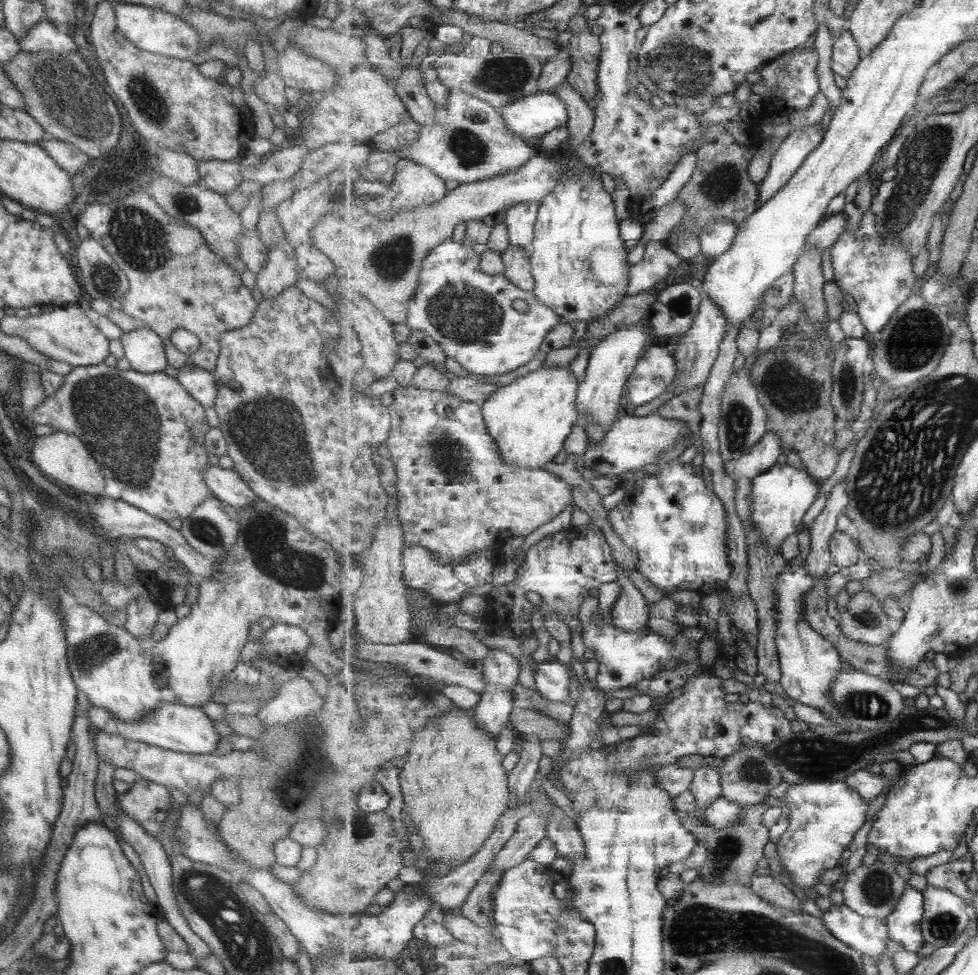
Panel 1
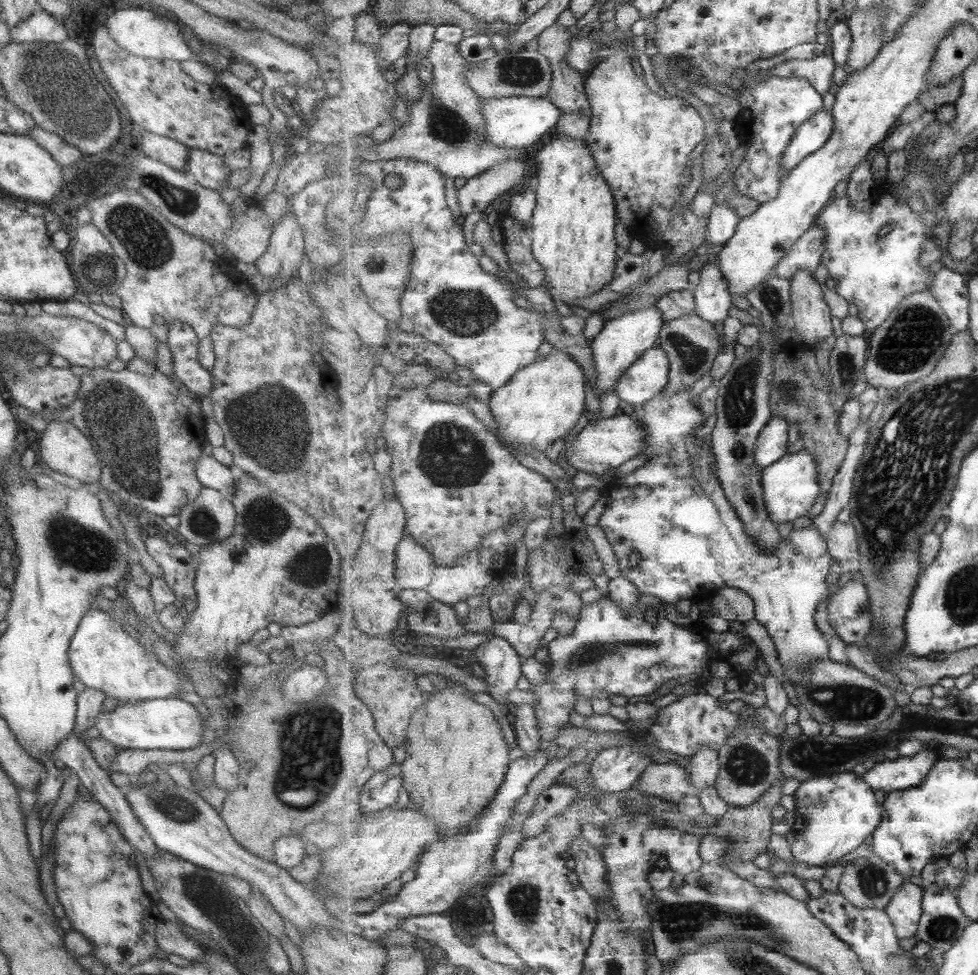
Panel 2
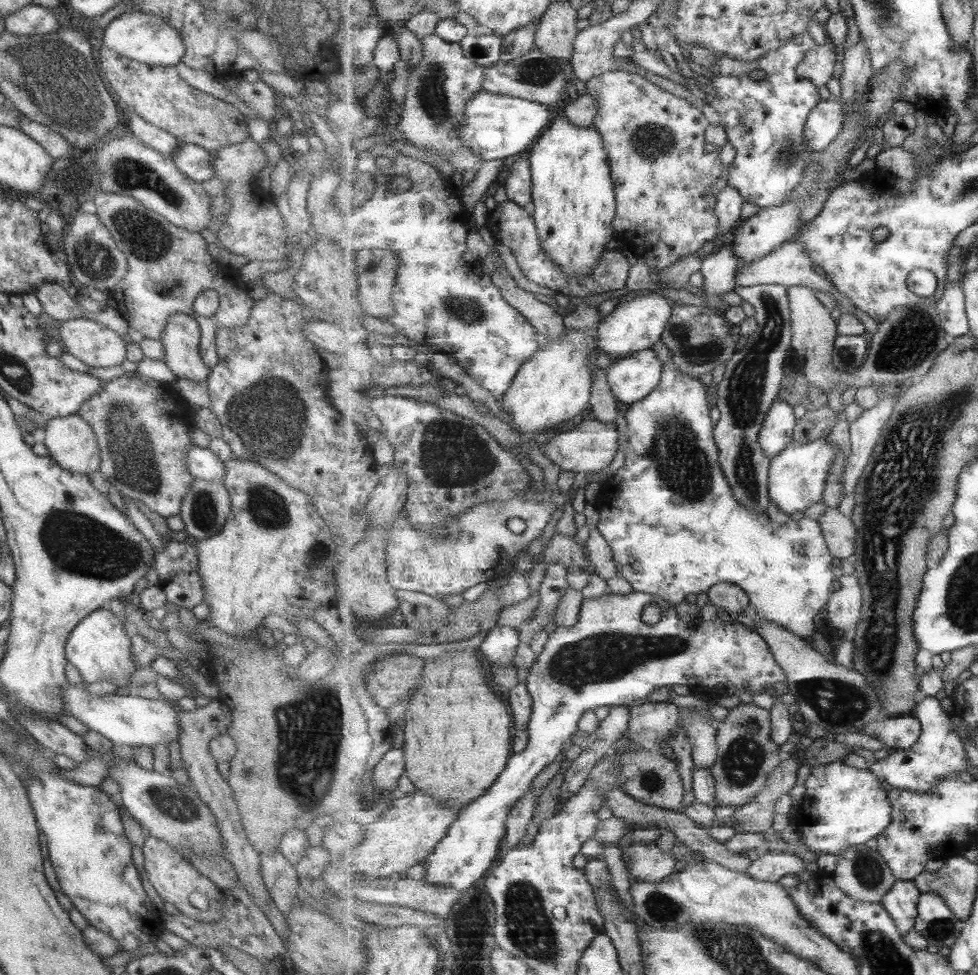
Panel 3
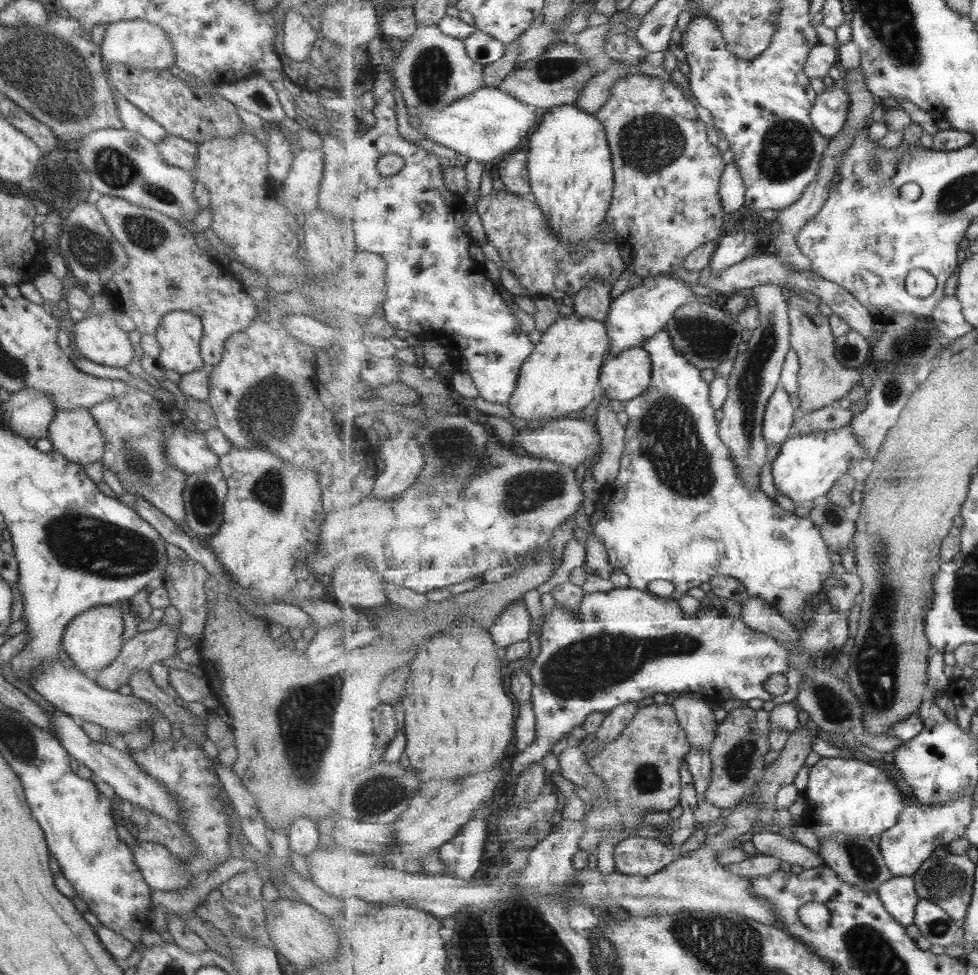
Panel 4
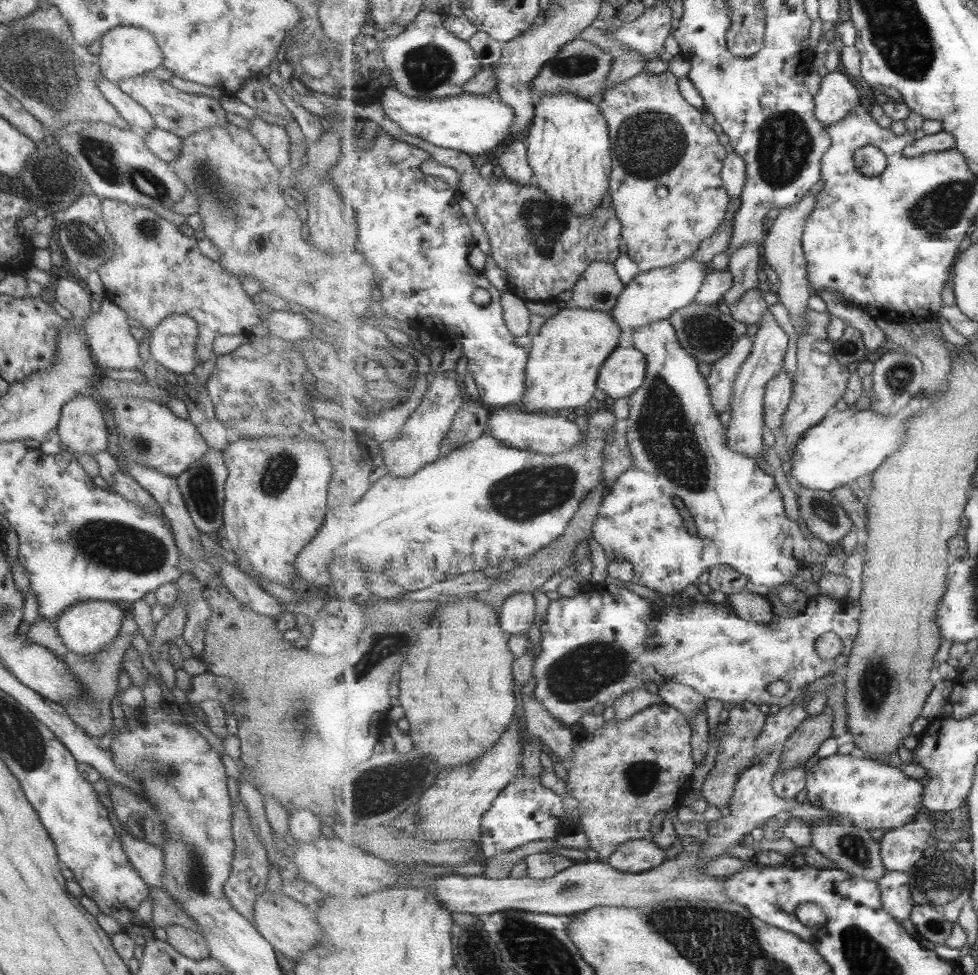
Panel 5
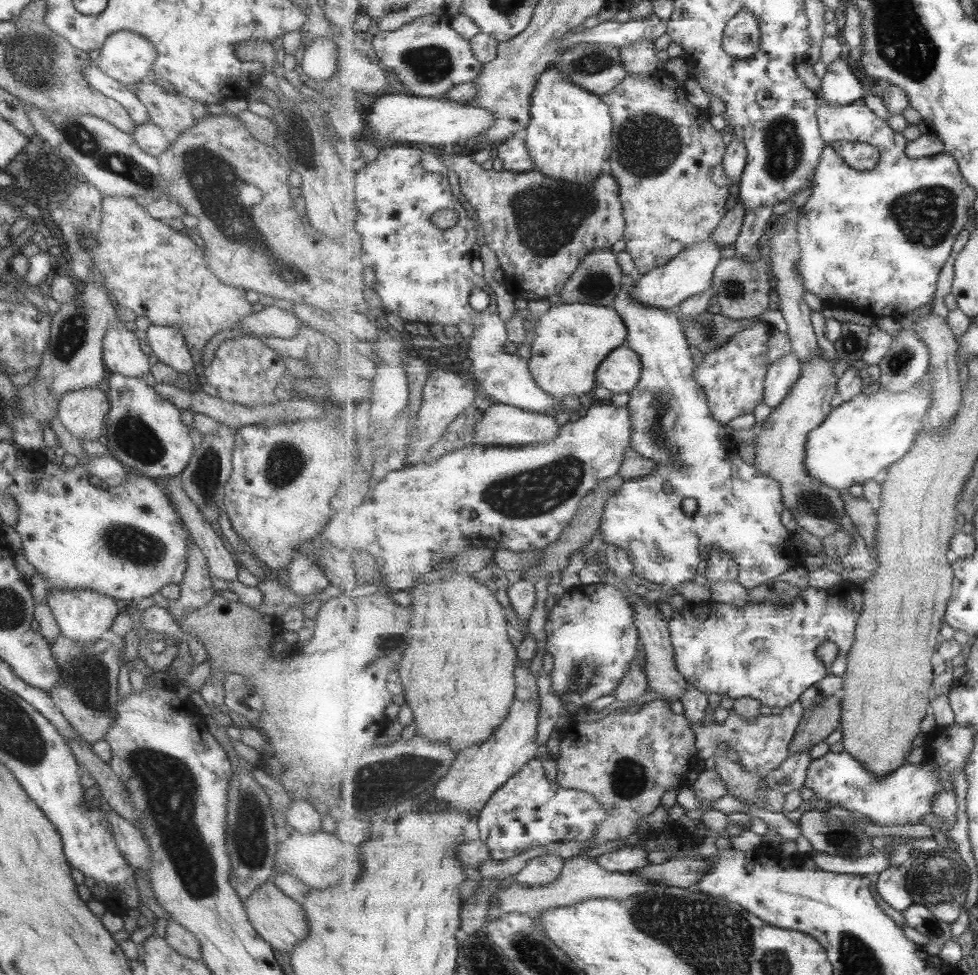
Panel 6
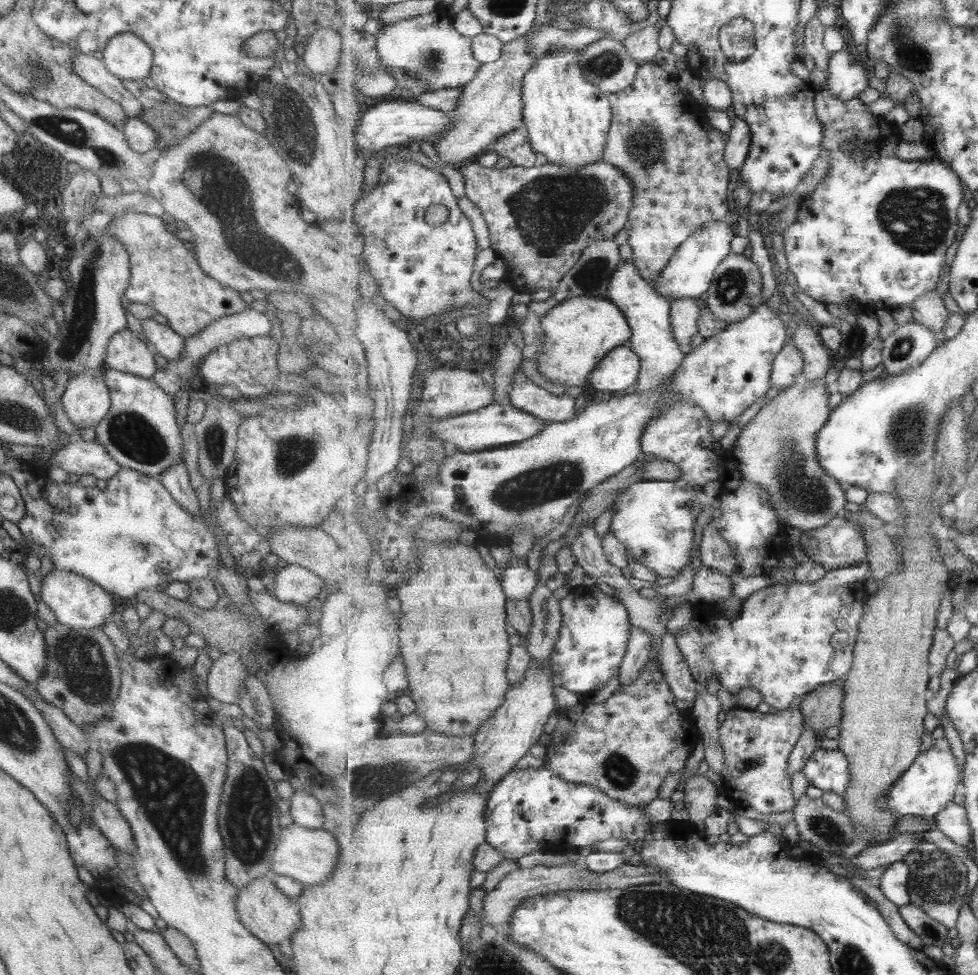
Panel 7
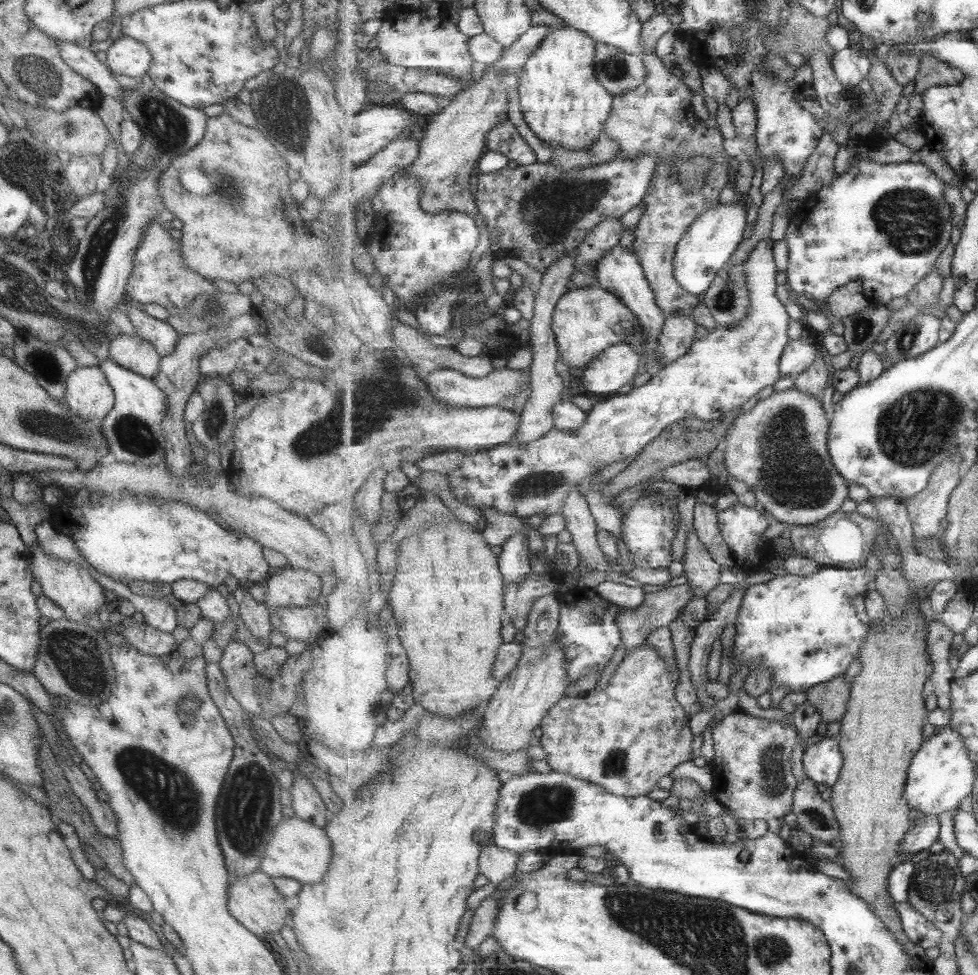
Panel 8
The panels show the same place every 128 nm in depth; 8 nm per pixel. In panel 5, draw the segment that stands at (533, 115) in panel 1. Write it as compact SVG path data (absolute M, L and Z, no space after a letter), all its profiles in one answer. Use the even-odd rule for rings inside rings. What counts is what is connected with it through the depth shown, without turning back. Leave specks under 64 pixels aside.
M395 86L385 89L380 102L385 115L396 122L407 134L427 140L437 147L466 152L473 156L485 155L501 146L515 126L514 109L501 100L497 91L489 95L463 93L442 99L415 99L403 94Z

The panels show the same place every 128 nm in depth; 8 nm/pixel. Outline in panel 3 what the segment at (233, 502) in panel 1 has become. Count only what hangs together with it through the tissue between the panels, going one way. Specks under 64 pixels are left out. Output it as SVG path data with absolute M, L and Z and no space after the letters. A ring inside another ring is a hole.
M190 444L185 452L187 470L195 479L219 481L225 475L225 464L208 448Z

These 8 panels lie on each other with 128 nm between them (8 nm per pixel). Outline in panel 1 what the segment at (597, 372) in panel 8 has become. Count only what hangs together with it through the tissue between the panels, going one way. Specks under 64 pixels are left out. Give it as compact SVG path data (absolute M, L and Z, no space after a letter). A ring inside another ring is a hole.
M649 346L626 386L626 399L635 406L649 404L673 384L677 378L677 363L667 346Z

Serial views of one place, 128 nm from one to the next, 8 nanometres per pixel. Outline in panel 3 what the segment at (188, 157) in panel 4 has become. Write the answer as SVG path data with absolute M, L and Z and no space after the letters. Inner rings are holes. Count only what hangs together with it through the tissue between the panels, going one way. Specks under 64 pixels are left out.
M179 142L171 159L187 178L195 182L200 183L213 177L209 151L196 144Z

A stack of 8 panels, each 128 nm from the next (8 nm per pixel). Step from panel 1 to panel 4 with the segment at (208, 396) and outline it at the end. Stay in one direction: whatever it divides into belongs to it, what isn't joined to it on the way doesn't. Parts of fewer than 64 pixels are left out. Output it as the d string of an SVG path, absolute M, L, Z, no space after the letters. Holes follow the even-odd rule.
M182 311L169 312L161 317L154 336L159 346L155 360L162 369L183 375L205 366L200 358L199 317Z

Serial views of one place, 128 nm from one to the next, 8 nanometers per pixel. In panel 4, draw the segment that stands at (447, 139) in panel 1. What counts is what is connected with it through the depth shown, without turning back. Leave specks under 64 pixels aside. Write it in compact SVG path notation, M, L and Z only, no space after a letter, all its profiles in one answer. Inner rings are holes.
M439 24L418 25L415 35L403 44L400 55L389 63L393 80L409 110L408 121L414 128L419 128L424 114L440 112L485 86L485 66L470 56L464 40L447 36Z

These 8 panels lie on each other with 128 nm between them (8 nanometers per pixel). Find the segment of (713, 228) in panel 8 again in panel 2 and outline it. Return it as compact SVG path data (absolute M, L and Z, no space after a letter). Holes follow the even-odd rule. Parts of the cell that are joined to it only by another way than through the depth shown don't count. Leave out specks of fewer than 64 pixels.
M656 305L650 308L643 308L636 312L629 312L624 316L606 322L603 331L597 334L592 343L593 355L598 373L598 384L593 387L597 396L601 393L617 390L617 384L637 360L640 360L643 353L651 348L658 346L661 330L665 325L663 314Z

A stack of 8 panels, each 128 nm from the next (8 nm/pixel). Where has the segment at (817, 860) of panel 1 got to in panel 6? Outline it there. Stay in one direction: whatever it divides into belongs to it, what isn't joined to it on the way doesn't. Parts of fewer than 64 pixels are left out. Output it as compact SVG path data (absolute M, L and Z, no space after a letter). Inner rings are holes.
M847 751L838 753L827 752L822 757L813 759L808 768L808 778L806 788L811 789L818 799L828 801L829 807L840 807L849 811L857 811L866 816L873 824L878 826L905 826L922 823L921 816L932 812L935 798L942 792L939 785L941 767L935 759L926 757L921 763L906 763L897 768L890 776L875 777L873 773L867 771L867 766L859 761Z

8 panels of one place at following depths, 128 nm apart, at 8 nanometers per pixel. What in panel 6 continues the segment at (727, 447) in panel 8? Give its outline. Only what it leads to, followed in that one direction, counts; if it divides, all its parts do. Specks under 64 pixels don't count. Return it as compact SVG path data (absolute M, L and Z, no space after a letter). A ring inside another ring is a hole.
M820 350L820 354L811 363L804 364L801 379L779 408L771 410L761 434L754 442L754 465L767 476L779 480L786 508L792 513L799 528L819 539L831 536L842 528L841 520L846 514L846 504L843 502L842 491L809 475L806 465L807 446L810 433L819 428L834 410L831 400L839 392L838 381L843 367L831 366Z

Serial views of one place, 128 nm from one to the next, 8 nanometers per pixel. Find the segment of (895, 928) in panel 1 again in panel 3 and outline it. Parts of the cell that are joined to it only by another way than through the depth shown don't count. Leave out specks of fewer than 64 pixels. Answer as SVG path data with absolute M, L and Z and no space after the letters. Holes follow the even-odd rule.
M898 880L893 889L883 897L882 905L894 918L903 935L916 929L922 893L915 881Z

